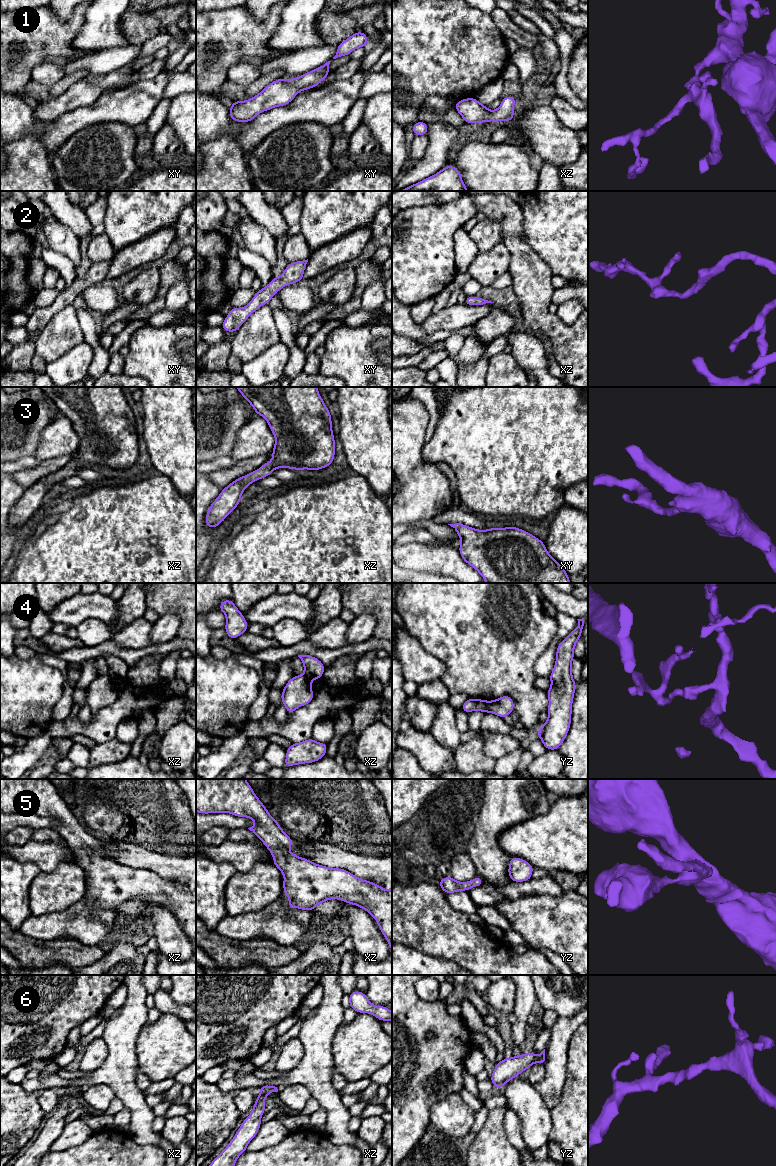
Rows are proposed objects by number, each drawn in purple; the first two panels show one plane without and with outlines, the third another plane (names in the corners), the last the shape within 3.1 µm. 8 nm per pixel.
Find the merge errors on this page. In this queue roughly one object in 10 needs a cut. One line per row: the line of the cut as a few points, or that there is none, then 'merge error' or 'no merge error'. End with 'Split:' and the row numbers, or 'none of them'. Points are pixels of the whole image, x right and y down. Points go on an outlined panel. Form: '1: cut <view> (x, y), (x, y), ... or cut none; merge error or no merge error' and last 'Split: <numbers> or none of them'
1: cut none; no merge error
2: cut none; no merge error
3: cut none; no merge error
4: cut yz (485, 701), (487, 711); merge error
5: cut none; no merge error
6: cut none; no merge error
Split: 4

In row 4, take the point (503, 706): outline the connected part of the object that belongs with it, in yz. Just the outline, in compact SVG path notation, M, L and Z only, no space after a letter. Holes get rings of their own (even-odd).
M504 695L496 700L486 701L487 712L495 714L504 719L514 712L514 701L511 696Z

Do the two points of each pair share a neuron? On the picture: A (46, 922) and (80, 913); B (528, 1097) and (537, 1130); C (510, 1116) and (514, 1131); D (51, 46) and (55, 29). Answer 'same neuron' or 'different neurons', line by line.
A: same neuron
B: same neuron
C: same neuron
D: same neuron

